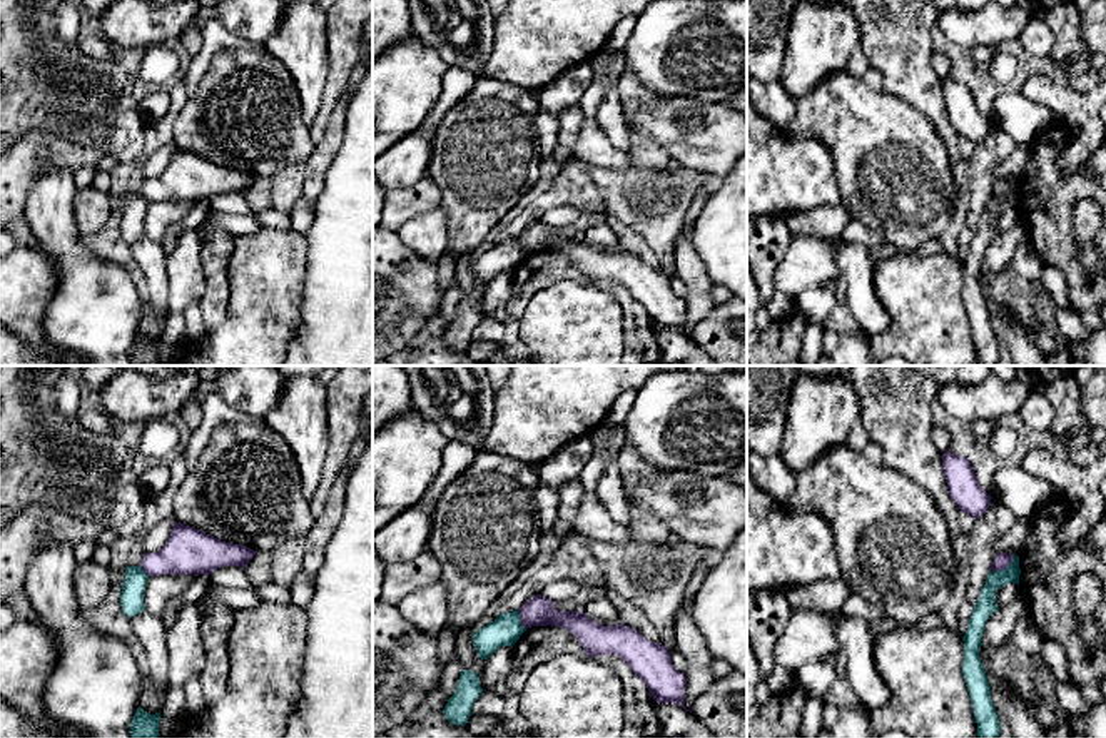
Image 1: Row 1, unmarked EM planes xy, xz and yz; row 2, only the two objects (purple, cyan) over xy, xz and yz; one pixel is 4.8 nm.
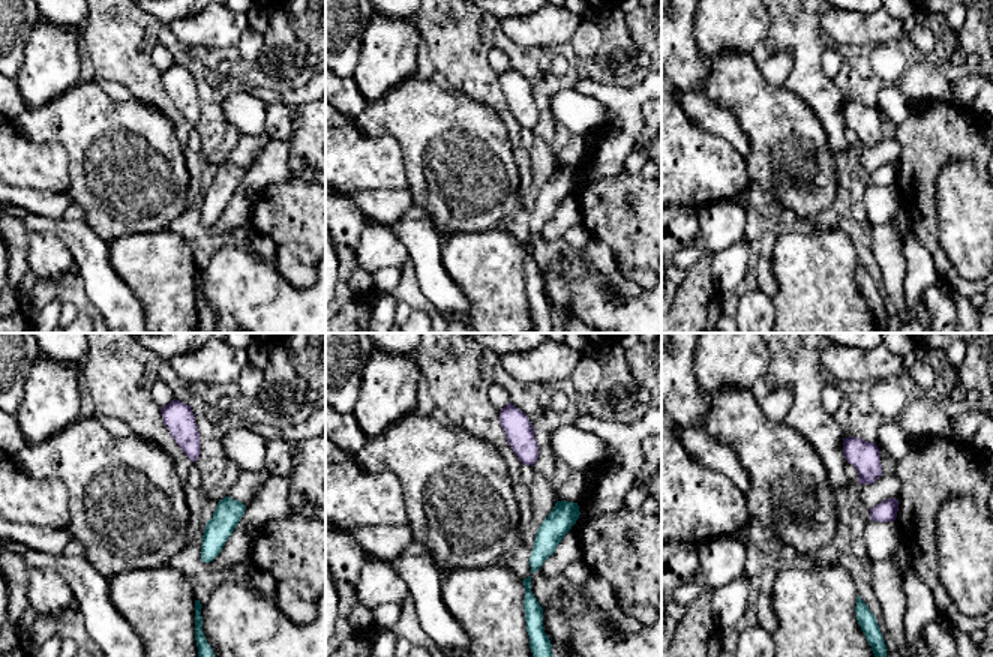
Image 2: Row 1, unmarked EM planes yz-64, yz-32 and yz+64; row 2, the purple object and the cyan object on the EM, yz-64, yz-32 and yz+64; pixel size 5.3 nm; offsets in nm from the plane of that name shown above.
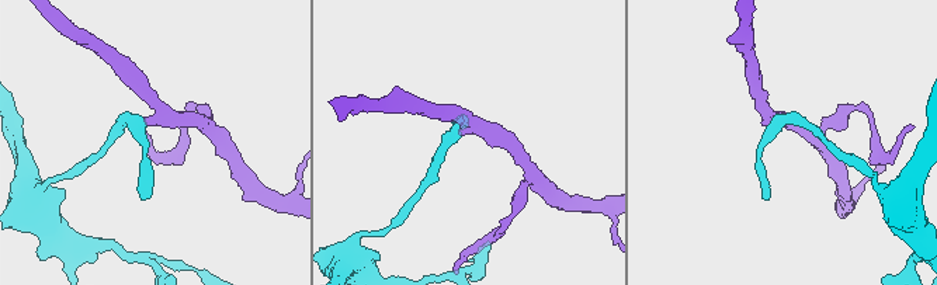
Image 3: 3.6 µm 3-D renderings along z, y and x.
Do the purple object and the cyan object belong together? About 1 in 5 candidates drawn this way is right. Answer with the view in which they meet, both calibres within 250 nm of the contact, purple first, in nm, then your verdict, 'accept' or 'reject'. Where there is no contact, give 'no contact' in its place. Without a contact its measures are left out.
contact in yz; calibres 80 and 100 nm; reject

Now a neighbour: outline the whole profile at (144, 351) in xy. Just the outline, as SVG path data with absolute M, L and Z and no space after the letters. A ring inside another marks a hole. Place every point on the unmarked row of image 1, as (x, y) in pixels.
M139 332L130 347L130 366L160 366L159 347L160 337L150 341Z

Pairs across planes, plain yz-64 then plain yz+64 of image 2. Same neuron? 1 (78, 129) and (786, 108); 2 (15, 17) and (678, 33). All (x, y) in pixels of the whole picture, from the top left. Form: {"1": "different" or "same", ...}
{"1": "same", "2": "same"}

